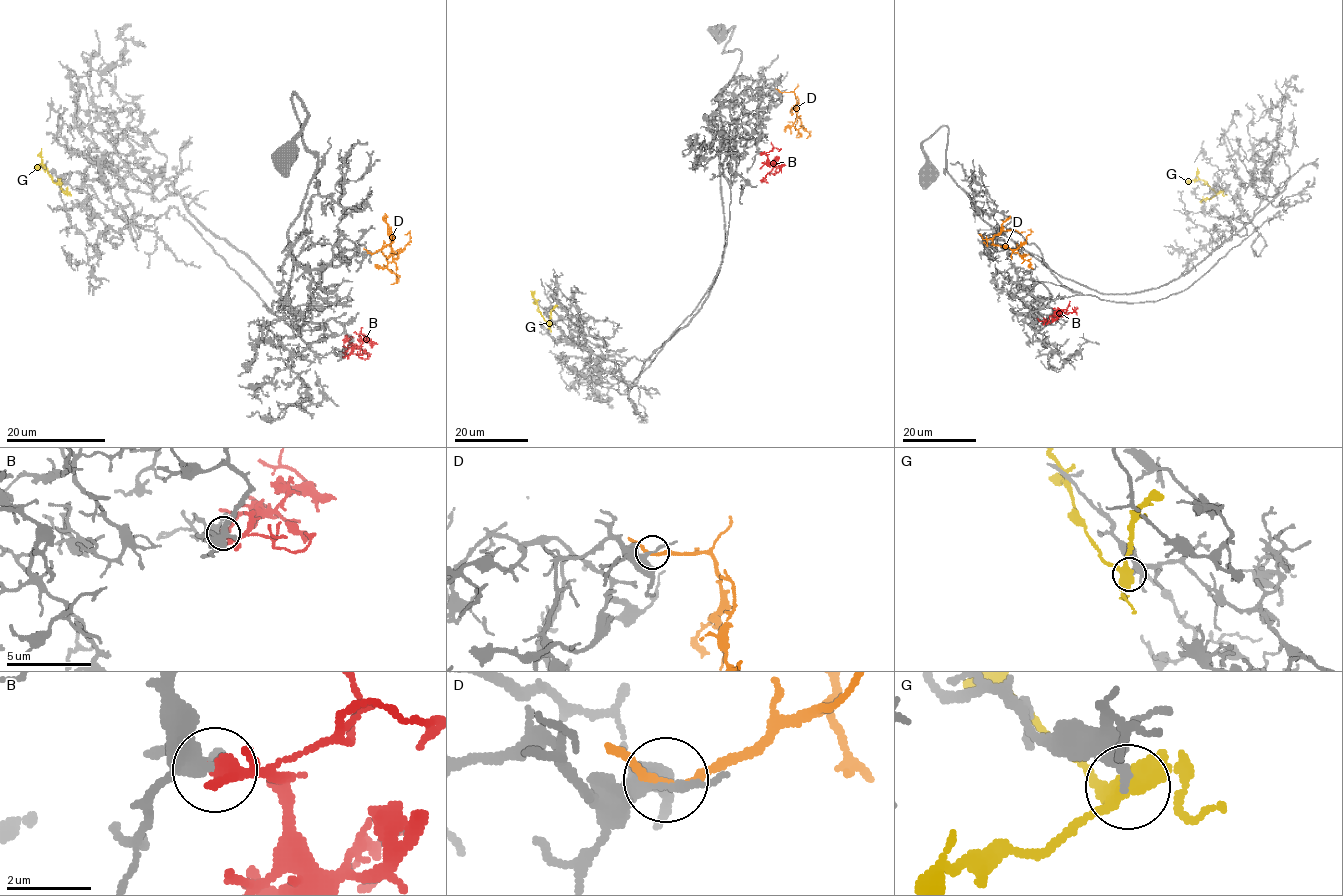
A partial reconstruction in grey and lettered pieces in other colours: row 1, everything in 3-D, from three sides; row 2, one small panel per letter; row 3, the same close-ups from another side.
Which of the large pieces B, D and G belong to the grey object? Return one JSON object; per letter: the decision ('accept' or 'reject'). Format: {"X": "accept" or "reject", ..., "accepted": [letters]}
{"B": "reject", "D": "reject", "G": "reject", "accepted": []}

